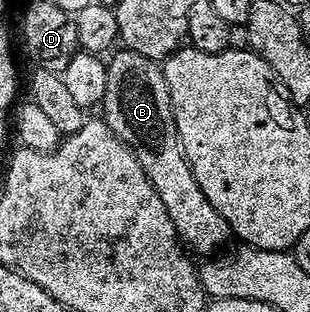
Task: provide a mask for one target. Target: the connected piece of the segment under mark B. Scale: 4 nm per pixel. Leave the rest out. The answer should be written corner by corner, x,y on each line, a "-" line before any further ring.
128,49
120,50
114,50
105,64
105,124
133,150
139,165
143,165
143,173
147,173
151,185
155,185
155,193
159,193
163,205
167,205
167,213
171,213
178,239
194,256
210,256
216,247
230,239
231,232
215,205
203,197
203,189
199,189
199,181
195,181
195,173
191,173
191,165
185,160
165,72
154,60

